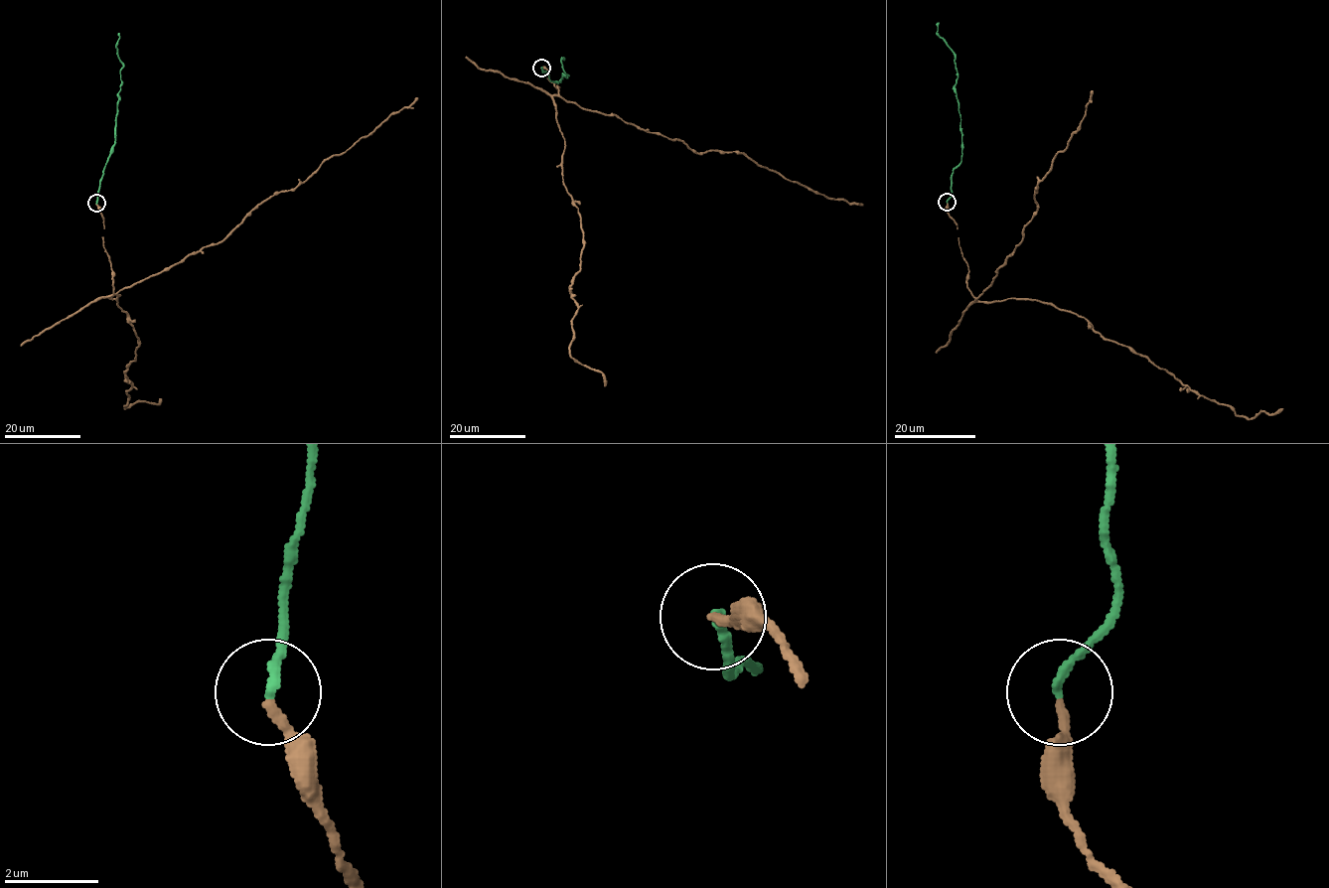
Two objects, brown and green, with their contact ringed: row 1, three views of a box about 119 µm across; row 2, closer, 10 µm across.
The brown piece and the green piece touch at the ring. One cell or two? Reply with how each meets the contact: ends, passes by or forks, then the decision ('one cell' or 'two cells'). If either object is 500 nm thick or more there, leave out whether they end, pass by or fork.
brown ends; green ends; one cell

